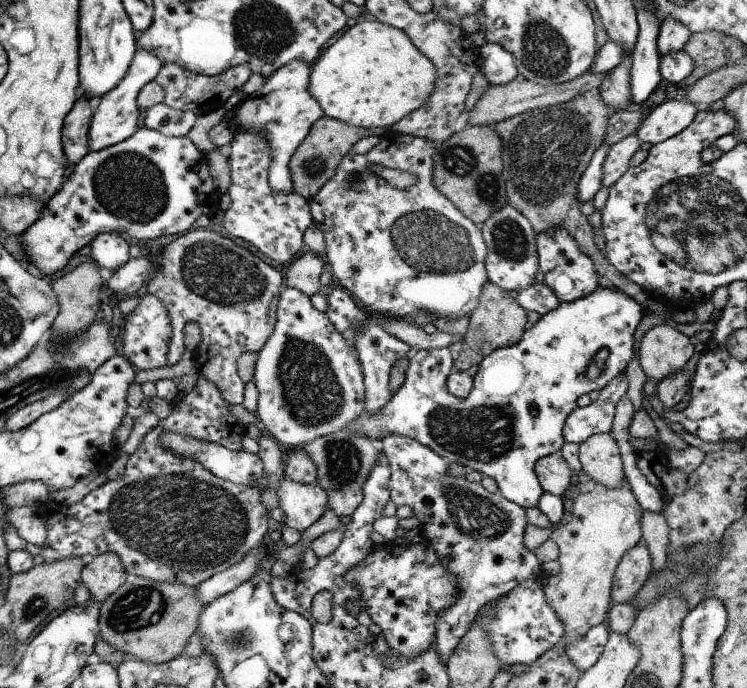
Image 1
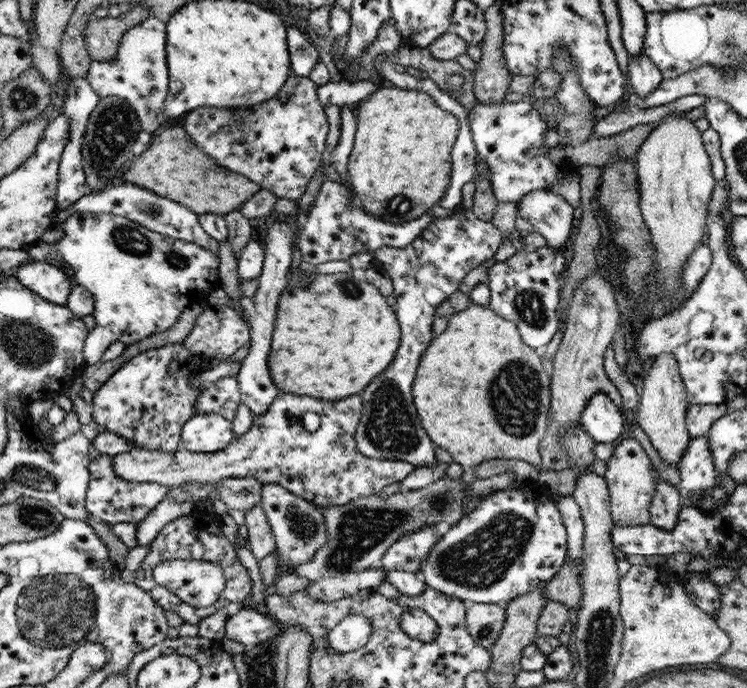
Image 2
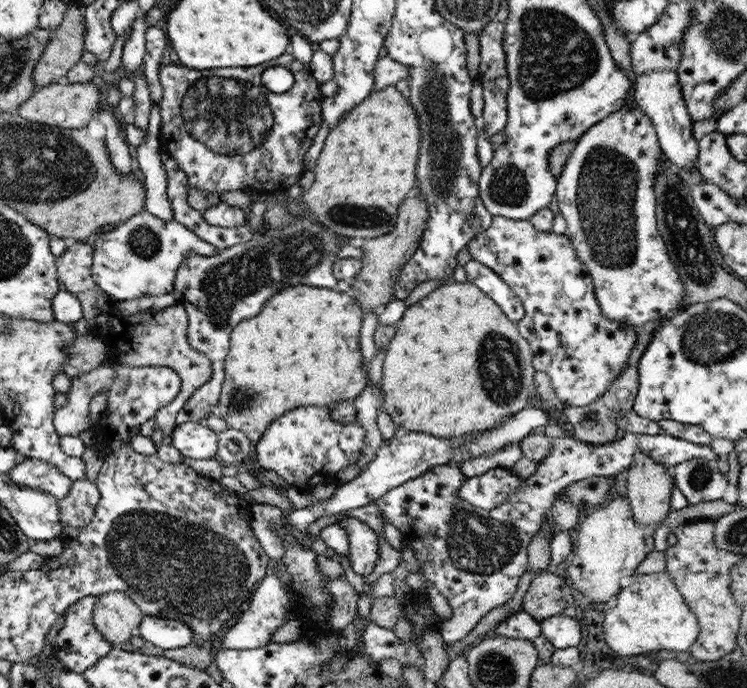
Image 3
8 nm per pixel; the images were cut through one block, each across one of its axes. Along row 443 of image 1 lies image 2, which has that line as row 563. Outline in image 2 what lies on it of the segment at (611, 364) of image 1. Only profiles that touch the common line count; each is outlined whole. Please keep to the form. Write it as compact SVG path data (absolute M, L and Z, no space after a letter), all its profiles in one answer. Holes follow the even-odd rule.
M525 485L525 487L518 487L518 489L508 488L481 496L481 501L474 510L470 513L465 513L458 523L451 525L448 532L438 539L438 543L434 545L432 552L428 553L428 557L424 561L420 561L420 572L418 575L423 579L423 582L428 588L438 590L438 592L446 594L450 598L458 598L463 603L466 600L472 600L474 603L498 605L499 602L510 602L510 600L516 598L518 595L522 596L522 594L526 594L526 592L530 592L534 588L545 587L550 582L550 579L558 574L558 570L562 568L562 564L564 564L566 558L566 550L567 530L560 511L556 506L554 495L542 486Z

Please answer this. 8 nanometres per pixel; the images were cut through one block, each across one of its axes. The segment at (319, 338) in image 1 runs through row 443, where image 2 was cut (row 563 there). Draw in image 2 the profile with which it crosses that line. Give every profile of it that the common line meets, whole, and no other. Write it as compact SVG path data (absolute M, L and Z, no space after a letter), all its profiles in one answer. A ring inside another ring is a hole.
M268 482L262 484L261 506L266 512L274 535L276 542L274 552L278 554L282 571L310 562L318 552L318 548L322 548L322 544L328 542L326 523L323 522L322 512L315 503L292 494L274 482Z

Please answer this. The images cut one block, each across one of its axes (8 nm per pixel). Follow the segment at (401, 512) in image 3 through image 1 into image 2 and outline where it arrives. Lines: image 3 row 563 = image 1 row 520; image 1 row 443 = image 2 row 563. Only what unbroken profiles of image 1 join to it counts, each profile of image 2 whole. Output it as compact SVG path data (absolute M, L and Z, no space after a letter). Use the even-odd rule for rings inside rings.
M437 524L424 526L396 541L381 559L385 571L398 570L419 574L420 561L428 557L440 539Z

